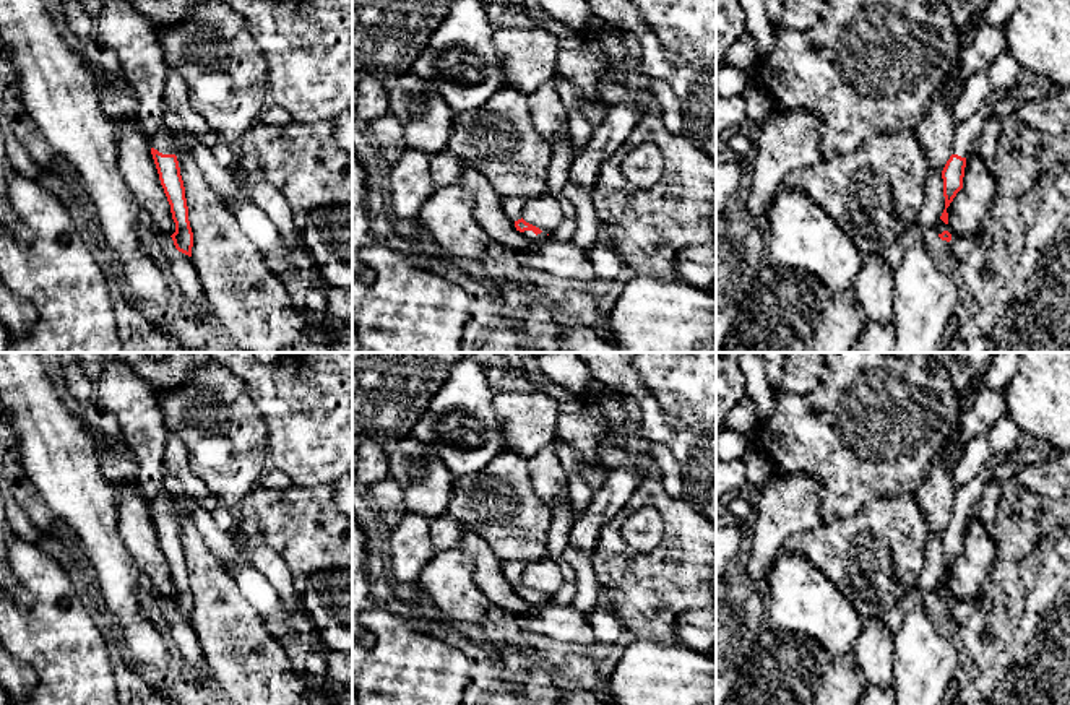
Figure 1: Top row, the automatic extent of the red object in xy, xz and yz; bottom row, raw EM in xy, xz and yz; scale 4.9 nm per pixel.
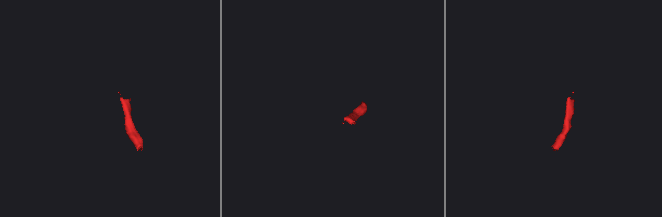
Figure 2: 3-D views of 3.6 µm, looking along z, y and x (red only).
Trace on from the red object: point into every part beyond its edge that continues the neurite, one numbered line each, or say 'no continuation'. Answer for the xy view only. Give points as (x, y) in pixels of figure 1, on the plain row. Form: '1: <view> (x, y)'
1: xy (161, 506)

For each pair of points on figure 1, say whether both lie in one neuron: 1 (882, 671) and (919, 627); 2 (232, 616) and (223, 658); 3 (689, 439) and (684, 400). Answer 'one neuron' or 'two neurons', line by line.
1: two neurons
2: one neuron
3: two neurons

